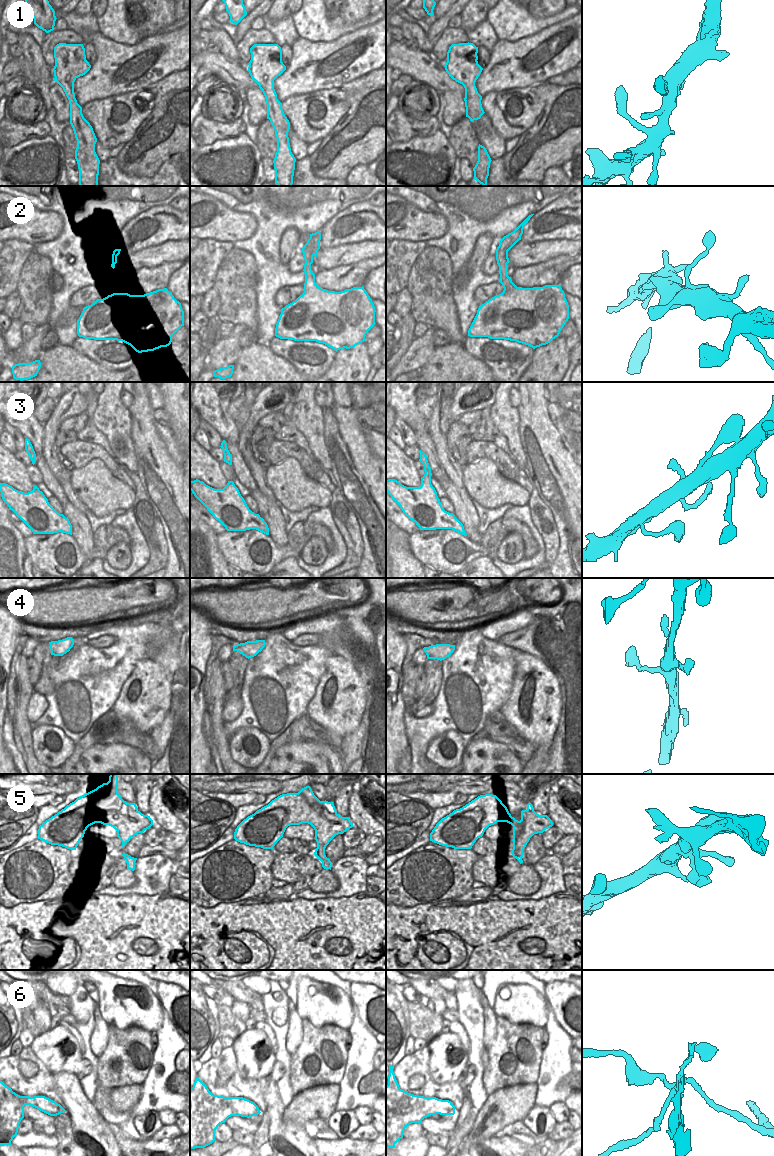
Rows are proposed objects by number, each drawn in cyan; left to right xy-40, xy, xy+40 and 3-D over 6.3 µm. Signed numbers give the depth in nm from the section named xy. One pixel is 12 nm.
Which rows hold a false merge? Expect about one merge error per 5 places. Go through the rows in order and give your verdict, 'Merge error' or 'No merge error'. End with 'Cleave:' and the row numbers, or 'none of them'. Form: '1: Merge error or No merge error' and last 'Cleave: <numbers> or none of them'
1: No merge error
2: No merge error
3: No merge error
4: No merge error
5: No merge error
6: Merge error
Cleave: 6.

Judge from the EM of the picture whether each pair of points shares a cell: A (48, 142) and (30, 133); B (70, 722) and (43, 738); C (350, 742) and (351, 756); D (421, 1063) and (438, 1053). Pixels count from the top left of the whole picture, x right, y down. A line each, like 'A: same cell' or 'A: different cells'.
A: different cells
B: different cells
C: same cell
D: different cells

